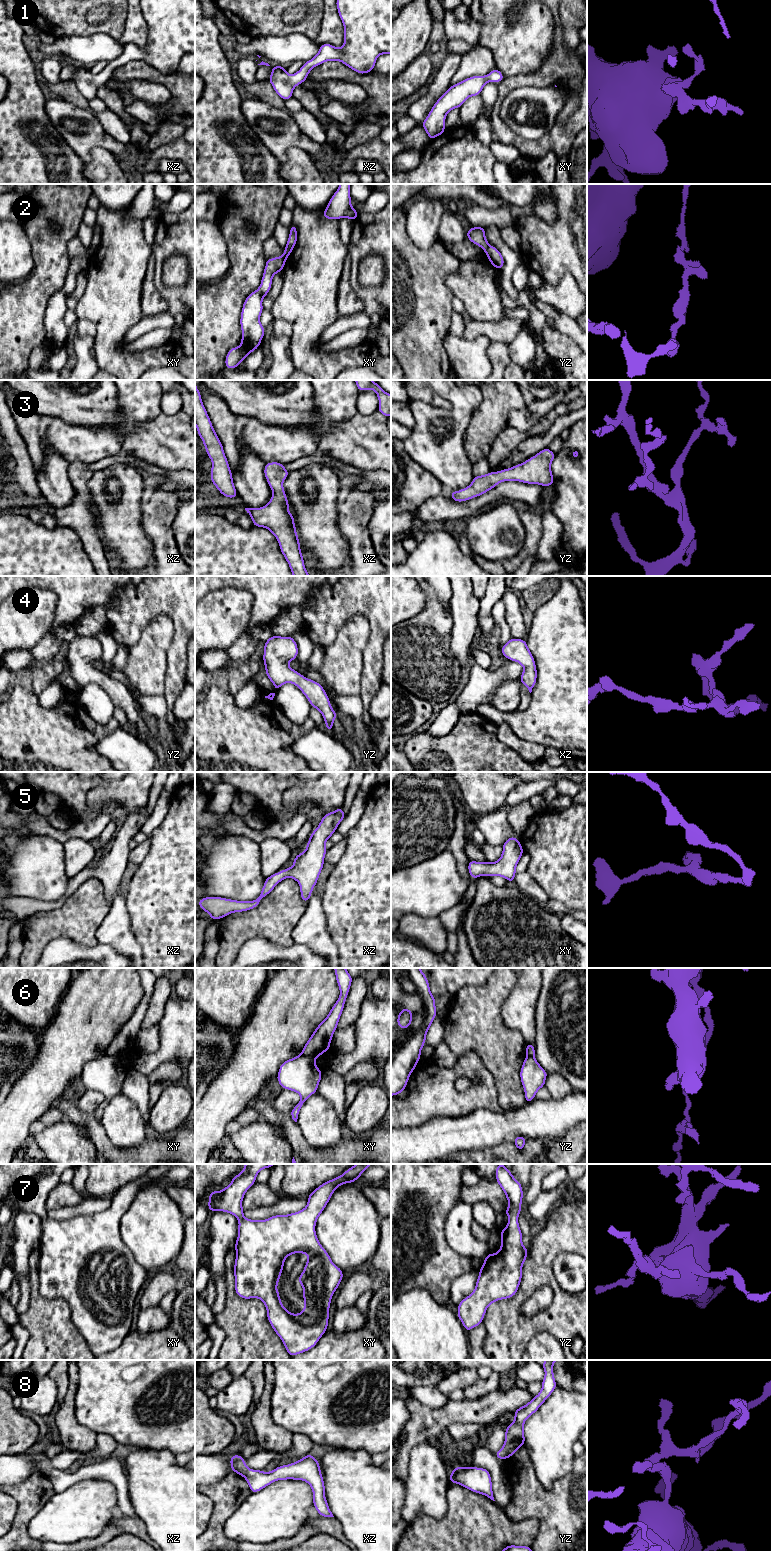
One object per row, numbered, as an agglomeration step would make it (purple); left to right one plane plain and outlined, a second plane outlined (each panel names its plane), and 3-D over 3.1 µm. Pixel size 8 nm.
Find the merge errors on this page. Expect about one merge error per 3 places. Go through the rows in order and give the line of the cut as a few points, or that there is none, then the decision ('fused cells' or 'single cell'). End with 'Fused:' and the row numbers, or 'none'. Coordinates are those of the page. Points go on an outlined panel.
1: cut none; single cell
2: cut xy (286, 246), (292, 248); fused cells
3: cut none; single cell
4: cut none; single cell
5: cut none; single cell
6: cut xy (301, 1053), (314, 1059); fused cells
7: cut none; single cell
8: cut none; single cell
Fused: 2, 6

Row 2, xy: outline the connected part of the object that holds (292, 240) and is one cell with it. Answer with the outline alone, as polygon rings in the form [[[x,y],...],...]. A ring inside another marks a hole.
[[[293,224],[290,226],[289,238],[286,247],[294,248],[297,243],[297,227]]]

